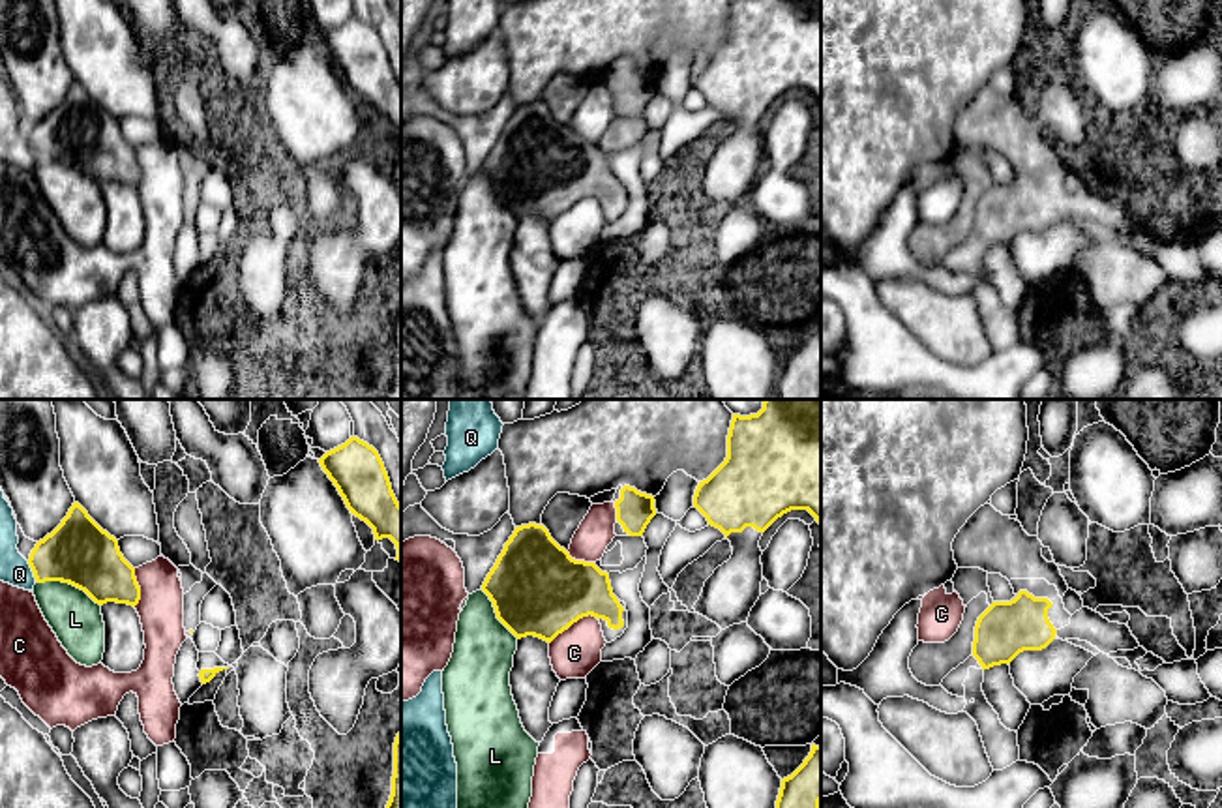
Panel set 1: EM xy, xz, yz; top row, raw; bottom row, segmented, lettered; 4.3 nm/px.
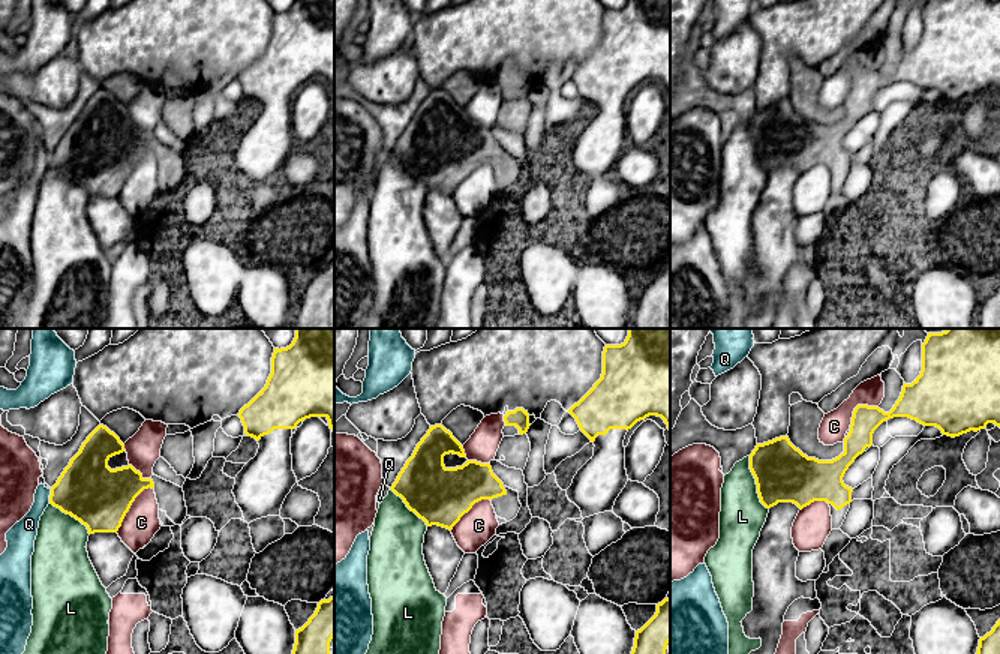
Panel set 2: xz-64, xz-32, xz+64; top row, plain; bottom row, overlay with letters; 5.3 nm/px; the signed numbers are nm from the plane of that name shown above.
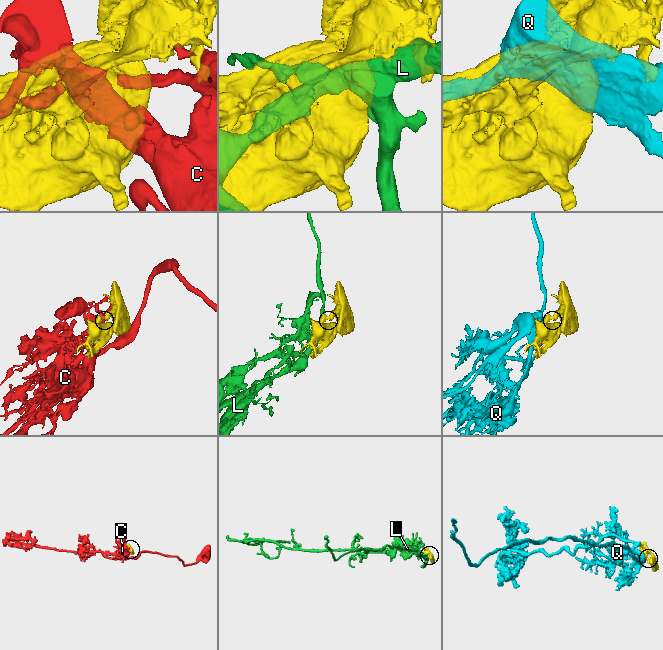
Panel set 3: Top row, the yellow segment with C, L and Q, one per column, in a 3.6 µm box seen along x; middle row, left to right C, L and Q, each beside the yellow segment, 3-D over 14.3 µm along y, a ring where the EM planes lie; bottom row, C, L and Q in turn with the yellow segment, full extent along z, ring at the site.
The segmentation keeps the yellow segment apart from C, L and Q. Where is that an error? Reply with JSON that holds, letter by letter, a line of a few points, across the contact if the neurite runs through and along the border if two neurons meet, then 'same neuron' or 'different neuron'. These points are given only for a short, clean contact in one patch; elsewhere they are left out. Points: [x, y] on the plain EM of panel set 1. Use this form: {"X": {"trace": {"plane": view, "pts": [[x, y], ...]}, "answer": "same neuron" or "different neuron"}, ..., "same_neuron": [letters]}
{"C": {"answer": "different neuron"}, "L": {"answer": "different neuron"}, "Q": {"answer": "different neuron"}, "same_neuron": []}

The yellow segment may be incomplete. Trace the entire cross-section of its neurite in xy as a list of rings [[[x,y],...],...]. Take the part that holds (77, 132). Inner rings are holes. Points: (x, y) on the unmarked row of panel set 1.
[[[73,82],[62,103],[36,124],[28,144],[37,163],[62,161],[84,171],[96,184],[137,186],[141,167],[118,120]]]

